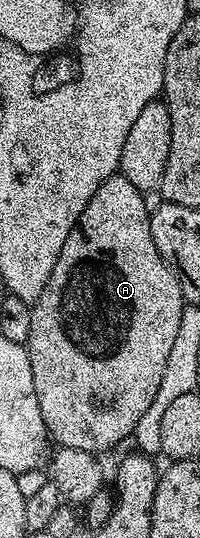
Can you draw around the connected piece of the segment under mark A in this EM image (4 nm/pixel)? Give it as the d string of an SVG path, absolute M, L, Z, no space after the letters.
M121 172L112 176L100 187L96 187L96 195L88 199L88 207L80 215L78 222L72 227L68 239L64 239L64 247L56 259L56 267L52 267L52 275L48 275L48 283L44 283L44 291L32 302L30 311L30 336L28 352L32 367L32 383L36 387L36 399L40 407L42 422L46 424L47 434L58 440L61 447L76 447L80 451L88 451L102 455L105 449L118 445L134 432L136 423L144 416L144 411L156 399L156 391L160 387L160 379L164 376L164 367L168 364L168 354L172 351L172 342L176 339L176 331L180 329L180 315L184 308L180 283L176 275L164 263L164 259L156 251L156 243L152 243L150 230L151 210L146 208L143 190L138 189Z

